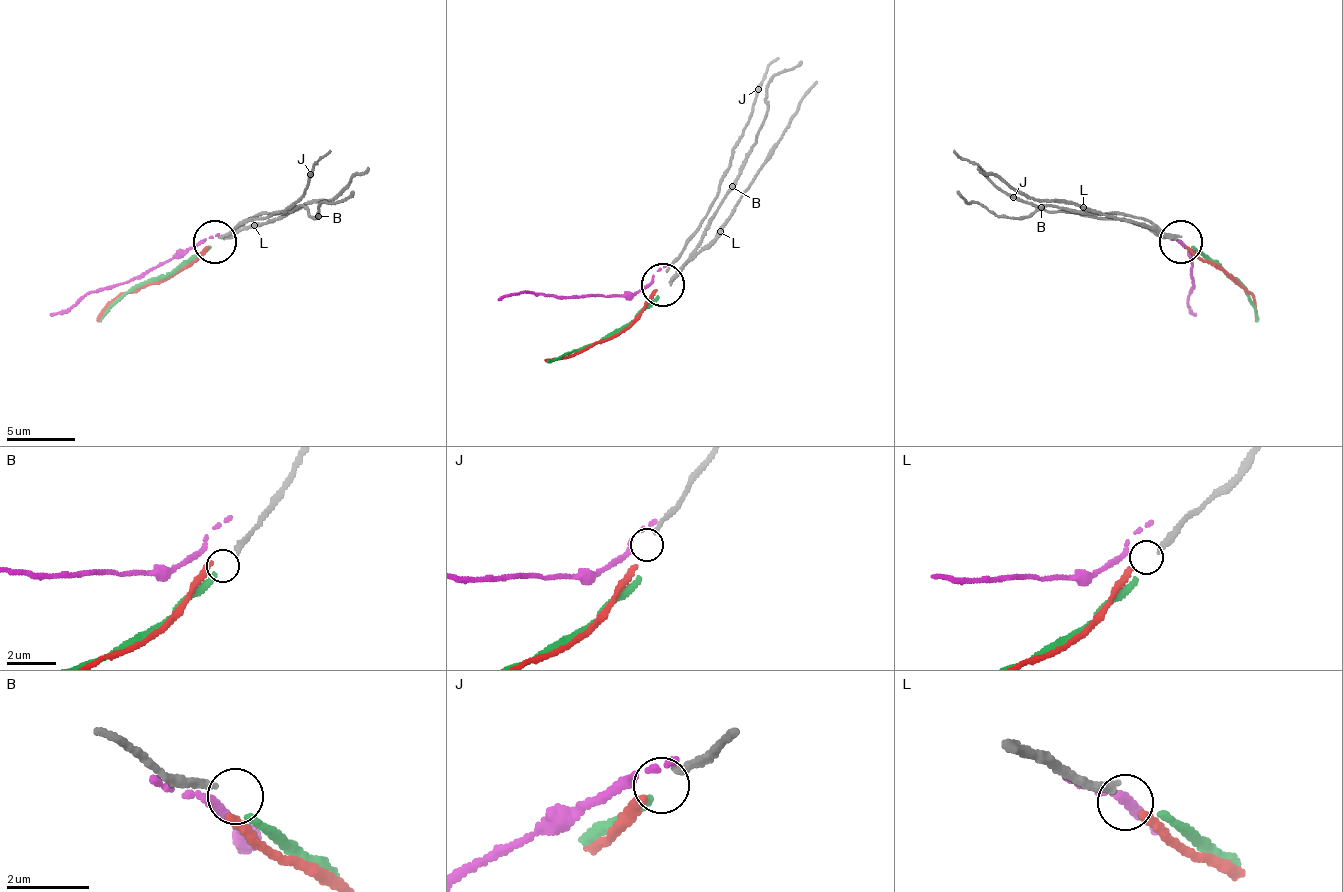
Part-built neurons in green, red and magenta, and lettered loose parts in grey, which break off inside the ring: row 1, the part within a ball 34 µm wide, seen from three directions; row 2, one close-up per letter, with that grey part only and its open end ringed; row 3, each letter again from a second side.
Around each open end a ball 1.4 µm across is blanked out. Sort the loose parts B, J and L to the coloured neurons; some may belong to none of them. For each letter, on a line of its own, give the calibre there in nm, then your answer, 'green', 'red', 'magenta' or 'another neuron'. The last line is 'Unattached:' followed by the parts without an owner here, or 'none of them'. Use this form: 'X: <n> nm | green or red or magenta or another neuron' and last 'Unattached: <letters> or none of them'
B: 180 nm | green
J: 170 nm | another neuron
L: 220 nm | red
Unattached: J

